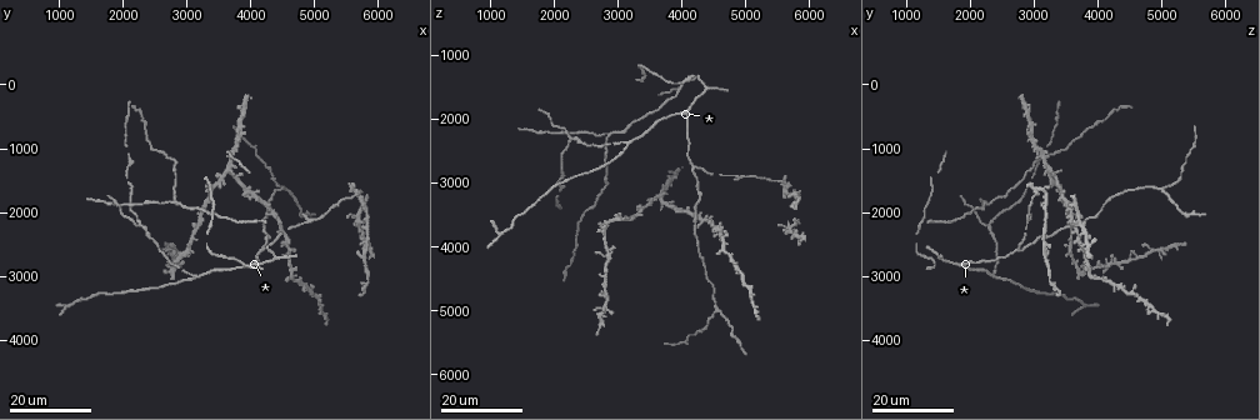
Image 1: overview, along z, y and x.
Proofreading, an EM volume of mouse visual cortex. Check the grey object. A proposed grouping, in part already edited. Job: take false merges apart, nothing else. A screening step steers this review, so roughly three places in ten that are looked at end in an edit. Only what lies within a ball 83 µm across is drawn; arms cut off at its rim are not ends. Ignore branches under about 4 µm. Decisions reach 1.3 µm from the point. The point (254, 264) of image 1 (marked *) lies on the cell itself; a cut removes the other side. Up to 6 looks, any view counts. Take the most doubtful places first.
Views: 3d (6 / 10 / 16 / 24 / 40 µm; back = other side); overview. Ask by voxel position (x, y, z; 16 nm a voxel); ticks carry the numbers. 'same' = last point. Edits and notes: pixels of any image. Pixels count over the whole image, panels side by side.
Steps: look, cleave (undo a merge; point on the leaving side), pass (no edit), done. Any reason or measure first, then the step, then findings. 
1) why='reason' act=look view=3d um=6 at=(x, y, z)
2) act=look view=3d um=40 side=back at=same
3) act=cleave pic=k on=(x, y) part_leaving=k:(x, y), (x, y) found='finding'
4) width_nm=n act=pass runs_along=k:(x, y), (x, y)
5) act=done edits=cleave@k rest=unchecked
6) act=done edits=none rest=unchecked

why='branch point' act=look view=3d um=16 at=(2250, 2200, 2300)

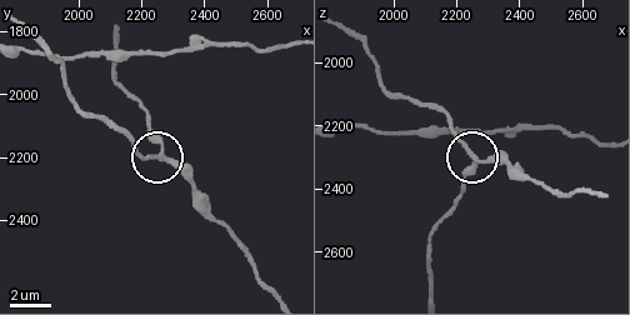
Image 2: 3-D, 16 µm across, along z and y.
act=look view=3d um=10 at=(2260, 2180, 2300)

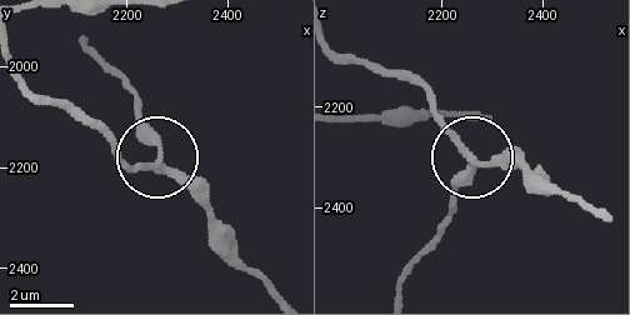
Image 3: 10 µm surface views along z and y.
width_nm=210 act=pass runs_along=3:(266, 288), (170, 166), (124, 88) found='one cell here'

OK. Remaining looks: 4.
why='three arms meet' act=look view=3d um=16 at=(2850, 1850, 2250)

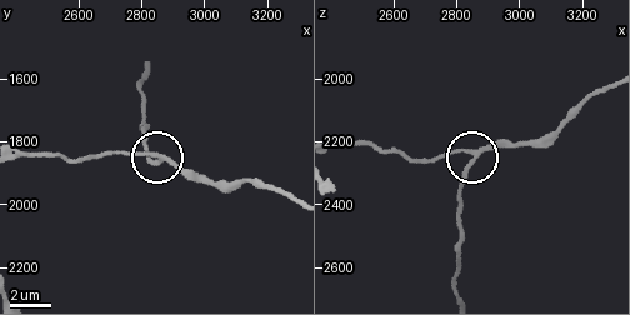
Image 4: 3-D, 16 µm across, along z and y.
act=look view=3d um=10 at=(2880, 1860, 2230)

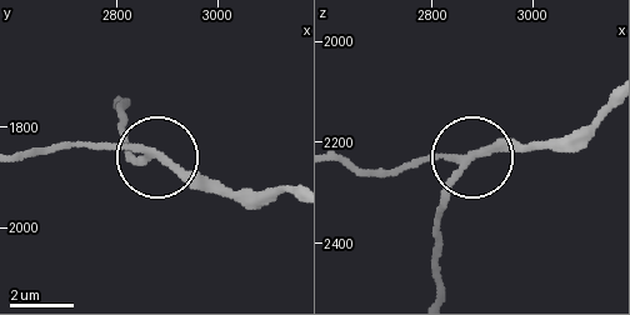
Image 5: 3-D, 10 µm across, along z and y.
width_nm=210 act=pass runs_along=5:(341, 160), (390, 173), (439, 158), (533, 149) found='all the same cell'

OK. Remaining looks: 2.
why='branch point' act=look view=3d um=16 at=(4550, 1600, 5000)

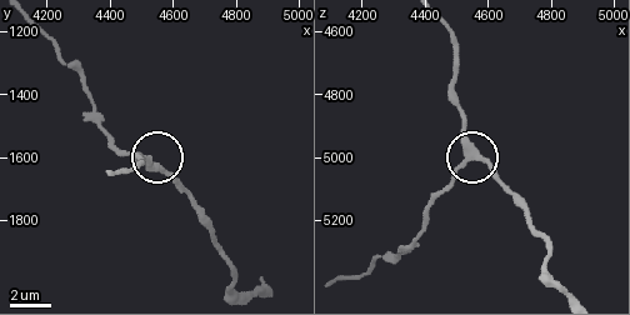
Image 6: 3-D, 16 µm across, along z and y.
act=look view=3d um=10 at=(4550, 1630, 5000)

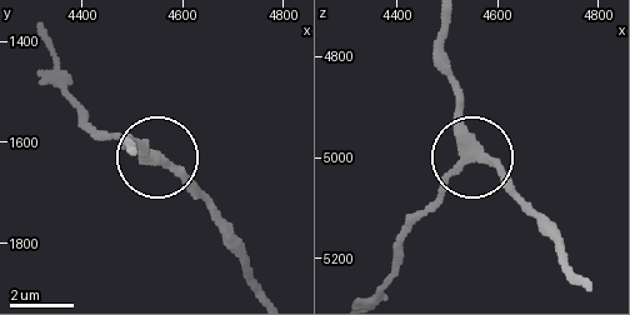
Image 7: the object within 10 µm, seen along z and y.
width_nm=300 act=pass found='one cell here'

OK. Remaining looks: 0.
act=done edits=none rest=unchecked

